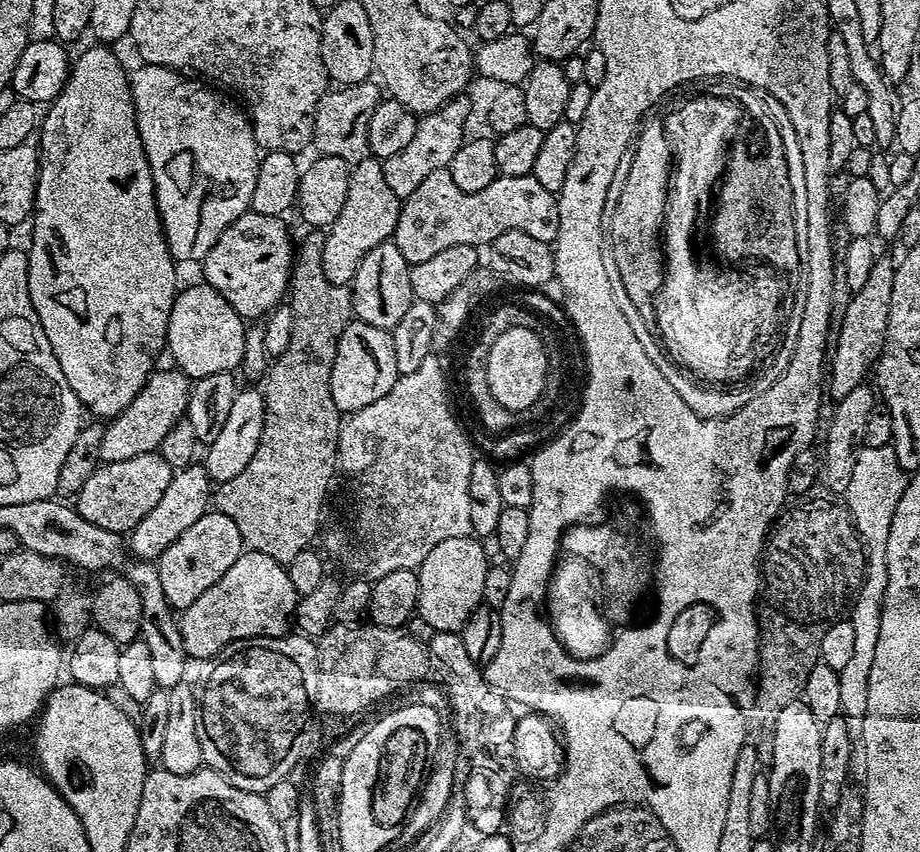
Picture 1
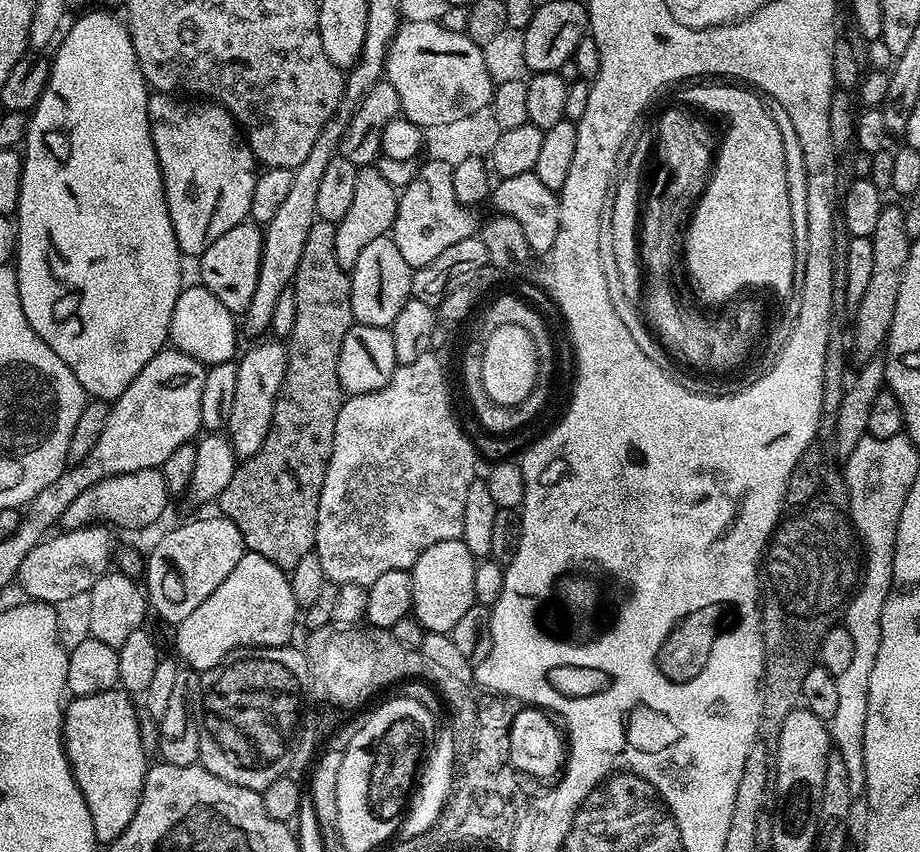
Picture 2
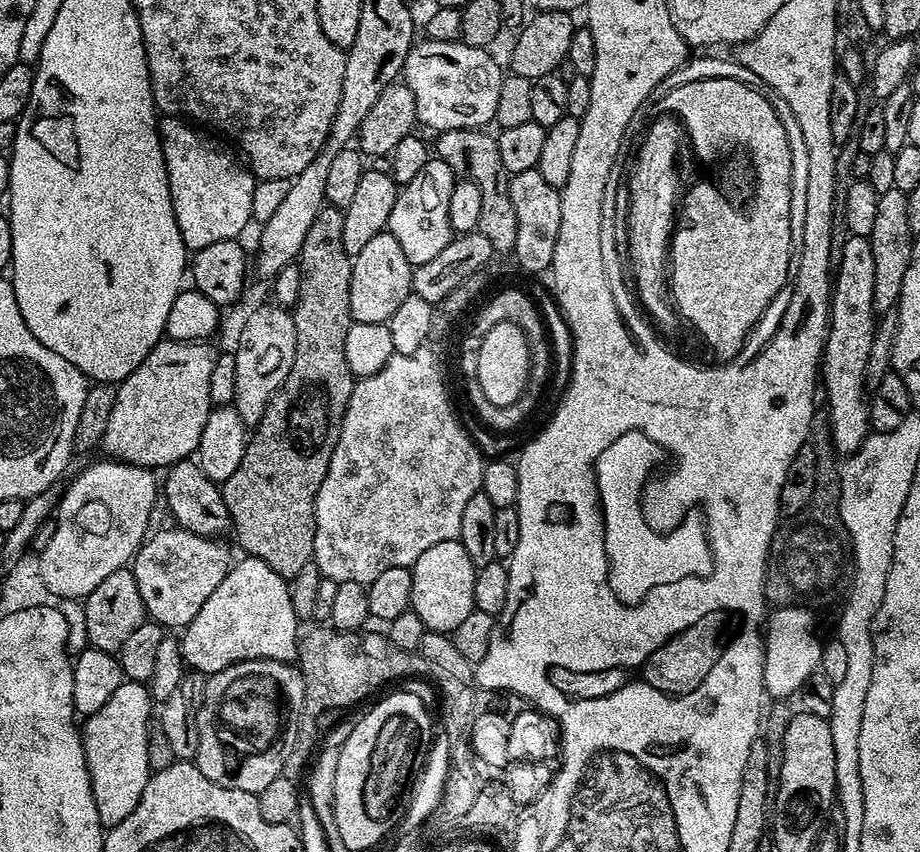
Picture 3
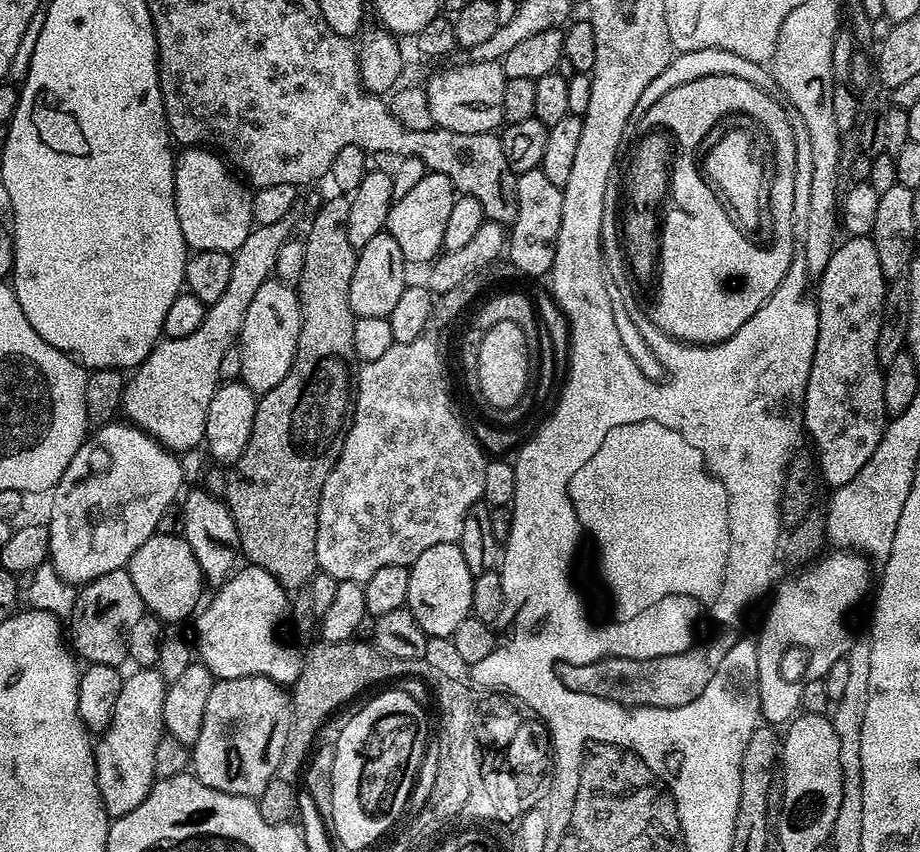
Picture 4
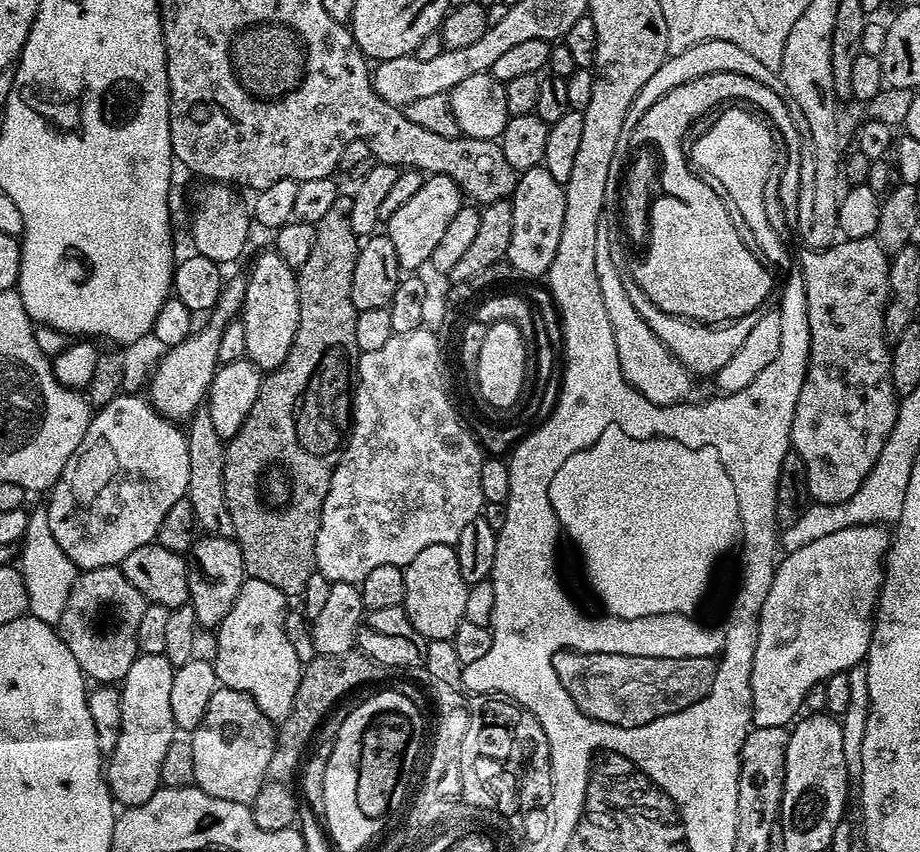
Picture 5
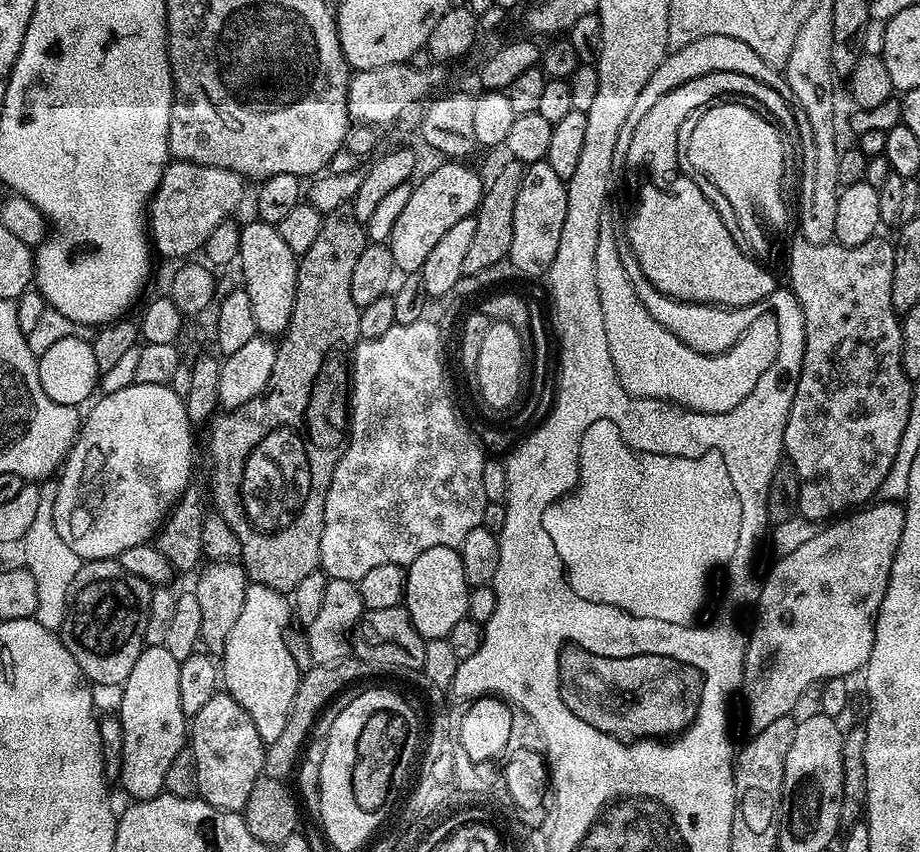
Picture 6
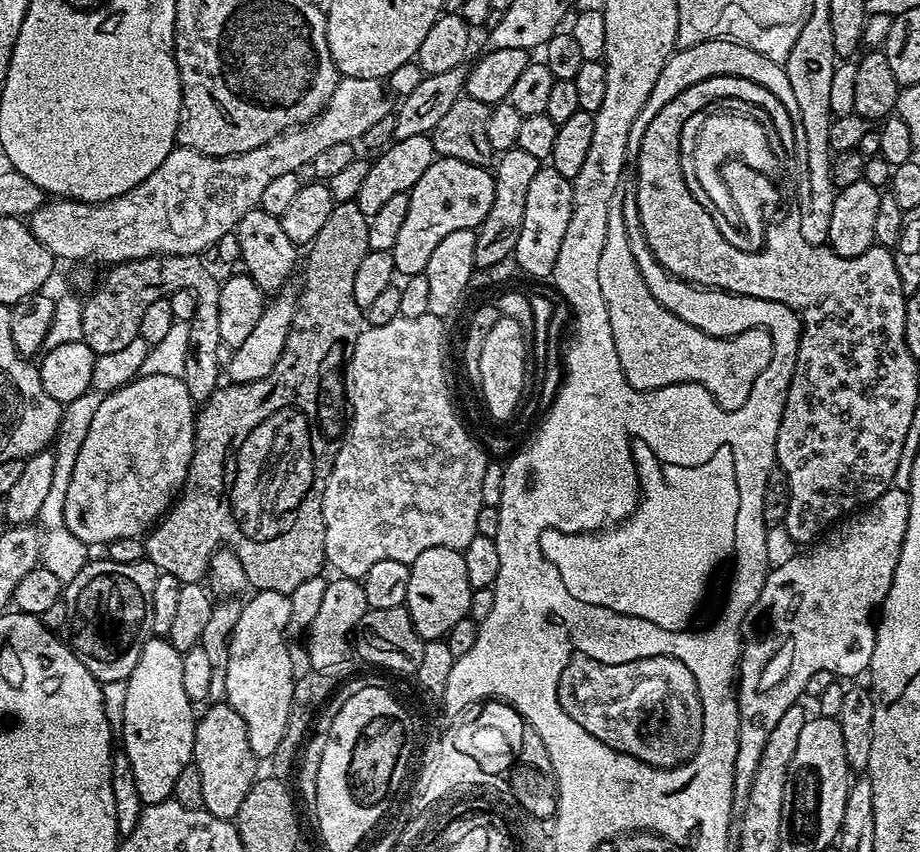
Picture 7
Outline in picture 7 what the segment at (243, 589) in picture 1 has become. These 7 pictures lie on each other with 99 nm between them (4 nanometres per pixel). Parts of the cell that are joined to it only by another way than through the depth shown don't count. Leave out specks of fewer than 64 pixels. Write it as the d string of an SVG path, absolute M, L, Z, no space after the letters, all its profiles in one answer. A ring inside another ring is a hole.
M256 590L243 601L238 614L238 626L234 626L230 638L224 700L231 708L238 710L238 714L242 714L242 722L246 722L246 734L250 734L250 750L260 762L271 761L274 750L278 750L278 742L282 742L286 734L292 709L296 679L291 676L287 654L289 622L289 593Z

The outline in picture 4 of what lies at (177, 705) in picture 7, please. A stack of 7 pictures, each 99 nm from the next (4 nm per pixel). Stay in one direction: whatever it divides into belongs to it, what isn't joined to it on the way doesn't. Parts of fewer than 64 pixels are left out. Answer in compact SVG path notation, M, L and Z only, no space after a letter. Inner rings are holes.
M155 667L140 668L133 676L125 675L124 685L118 694L118 702L114 705L114 718L107 730L95 741L98 790L102 794L104 809L109 817L115 818L122 814L130 814L130 810L136 809L146 799L146 794L150 794L156 780L154 750L158 750L158 742L166 735L162 718L165 687L166 681Z

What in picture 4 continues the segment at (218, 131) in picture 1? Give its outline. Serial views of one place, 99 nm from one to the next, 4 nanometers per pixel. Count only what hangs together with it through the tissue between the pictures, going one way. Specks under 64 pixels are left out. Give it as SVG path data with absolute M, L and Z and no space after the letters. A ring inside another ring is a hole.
M188 146L181 152L175 157L174 198L182 238L192 252L236 252L254 227L249 189L232 177L233 169L215 151Z

